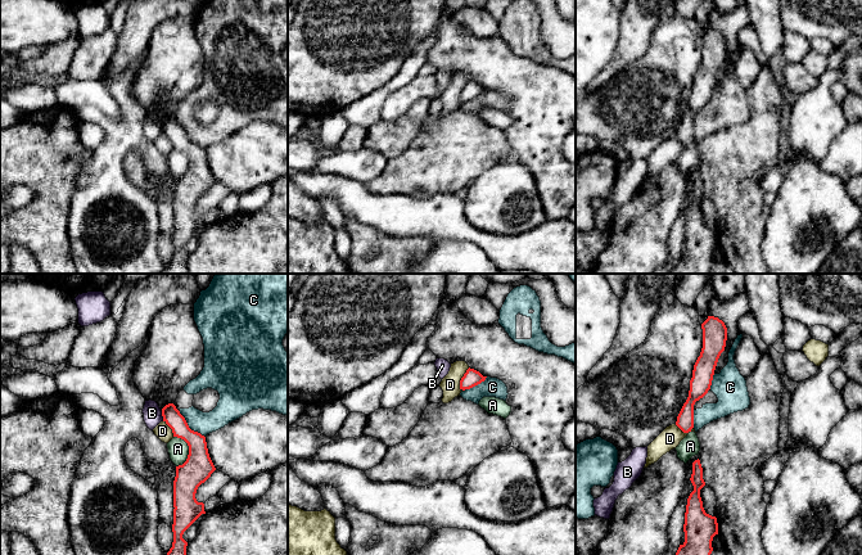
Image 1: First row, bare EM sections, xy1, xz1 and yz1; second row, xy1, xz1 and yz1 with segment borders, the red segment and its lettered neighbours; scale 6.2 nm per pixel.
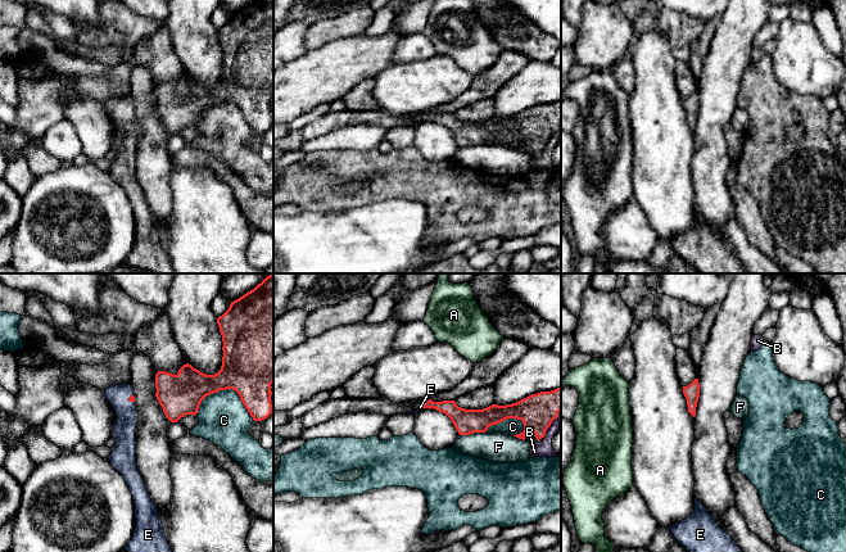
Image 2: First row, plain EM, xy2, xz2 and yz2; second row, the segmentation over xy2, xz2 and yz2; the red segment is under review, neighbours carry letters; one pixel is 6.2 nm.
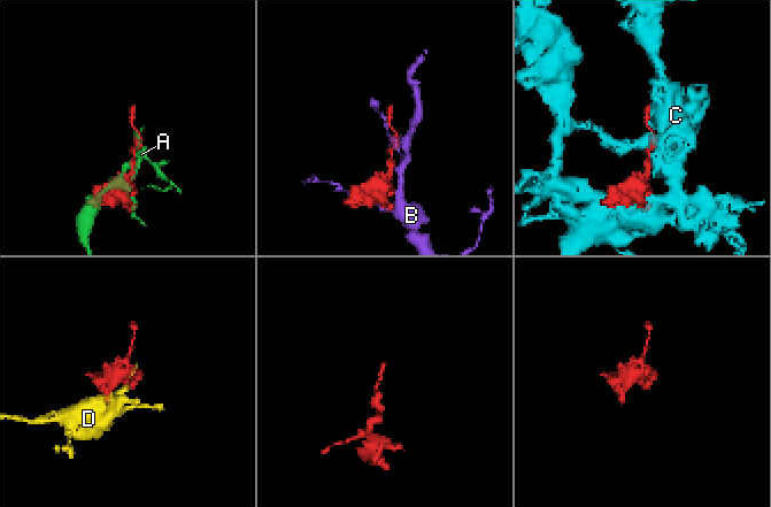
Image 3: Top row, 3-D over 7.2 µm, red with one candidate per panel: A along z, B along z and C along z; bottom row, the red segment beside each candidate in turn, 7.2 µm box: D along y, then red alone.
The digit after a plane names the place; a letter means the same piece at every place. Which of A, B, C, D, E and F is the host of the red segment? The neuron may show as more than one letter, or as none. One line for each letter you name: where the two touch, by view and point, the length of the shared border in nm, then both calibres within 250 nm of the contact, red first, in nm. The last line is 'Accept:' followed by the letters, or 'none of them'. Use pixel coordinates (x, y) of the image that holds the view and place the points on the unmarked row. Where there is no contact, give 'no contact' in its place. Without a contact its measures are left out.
E: contact xy2 (129, 111); length 60 nm; calibres 40 and 140 nm
Accept: E

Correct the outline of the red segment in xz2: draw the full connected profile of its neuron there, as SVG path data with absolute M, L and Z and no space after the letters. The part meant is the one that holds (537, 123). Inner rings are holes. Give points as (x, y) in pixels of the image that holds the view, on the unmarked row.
M561 99L531 107L512 117L492 117L483 122L465 122L454 113L433 114L431 112L425 114L422 121L434 121L445 126L460 148L485 145L492 137L507 131L517 131L522 134L524 144L514 149L533 157L544 150L547 141L561 123Z

